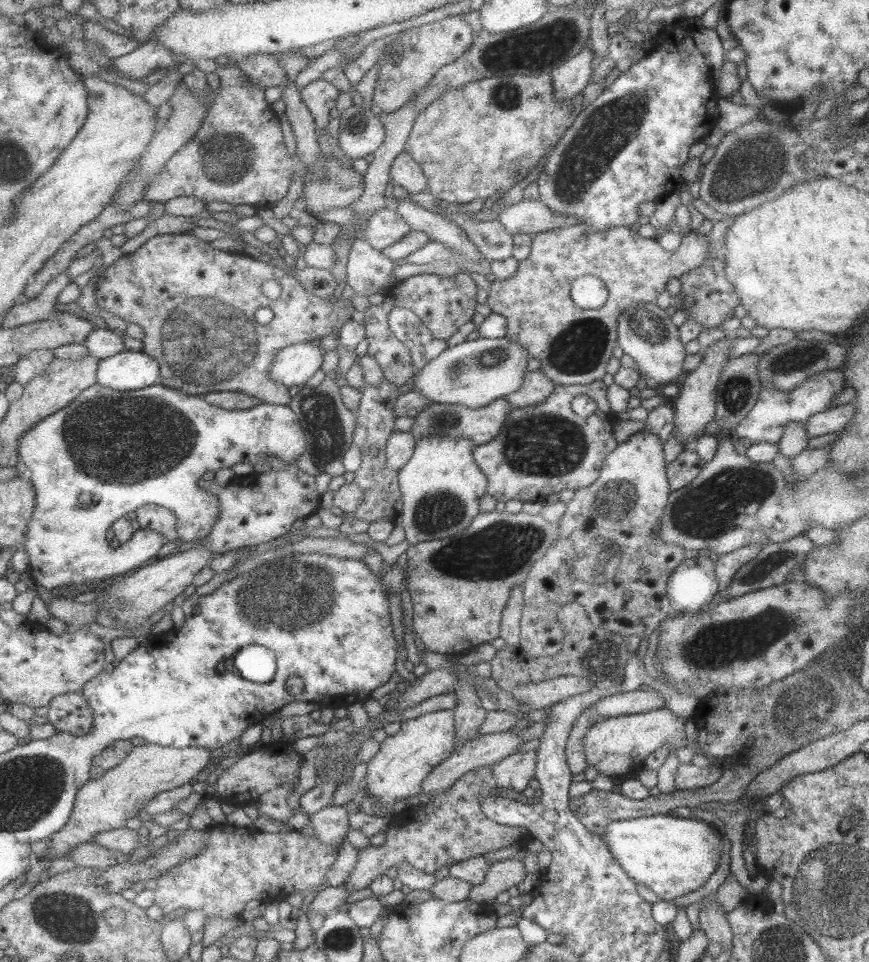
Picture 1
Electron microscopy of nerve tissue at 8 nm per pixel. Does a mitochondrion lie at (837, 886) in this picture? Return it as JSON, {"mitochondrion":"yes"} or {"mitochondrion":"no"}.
{"mitochondrion":"yes"}

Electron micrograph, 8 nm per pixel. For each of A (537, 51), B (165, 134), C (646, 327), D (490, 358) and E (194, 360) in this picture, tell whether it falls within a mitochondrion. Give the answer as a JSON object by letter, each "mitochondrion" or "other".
{"A":"mitochondrion","B":"other","C":"mitochondrion","D":"mitochondrion","E":"mitochondrion"}

